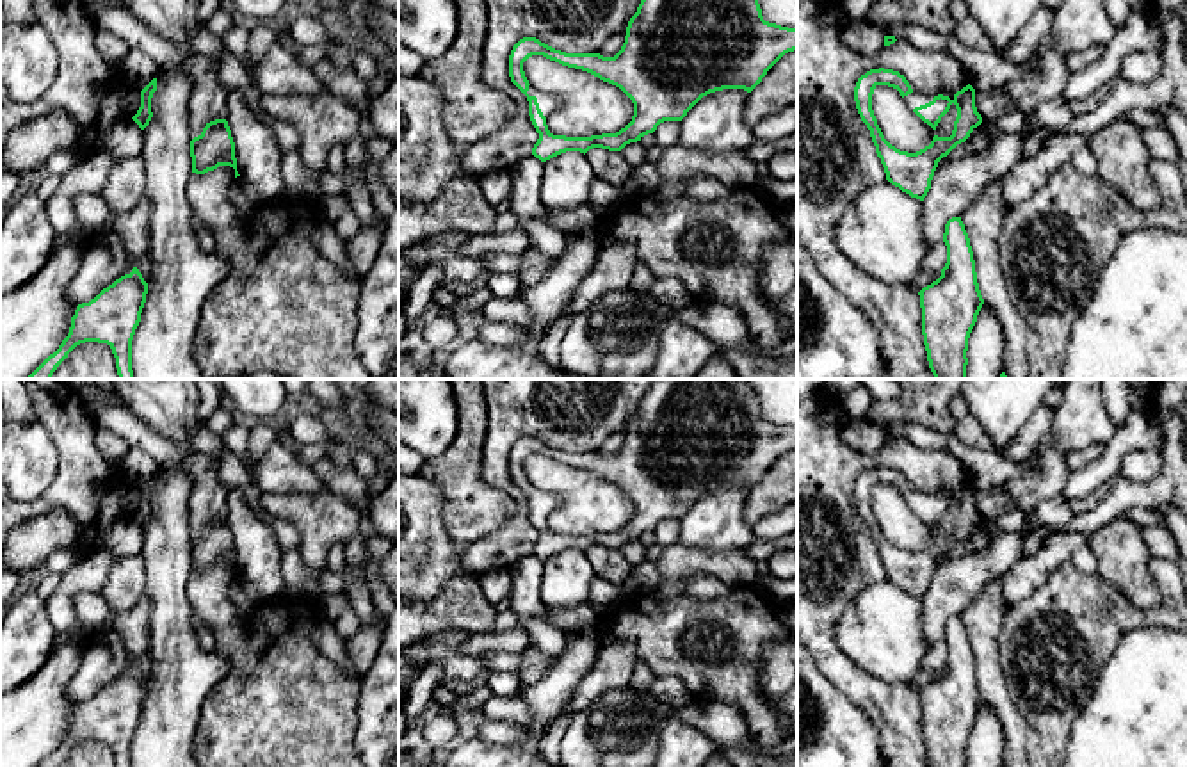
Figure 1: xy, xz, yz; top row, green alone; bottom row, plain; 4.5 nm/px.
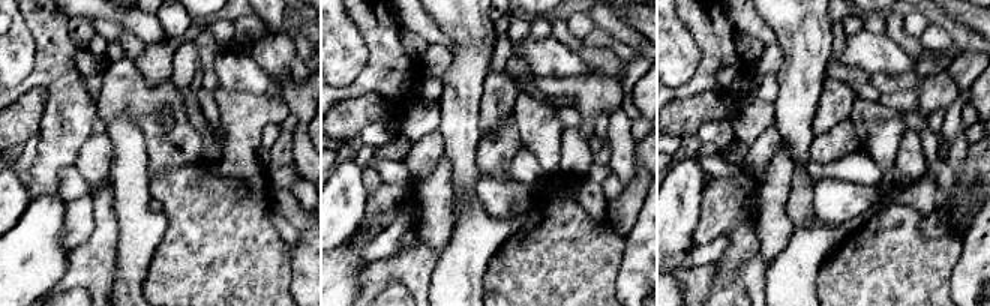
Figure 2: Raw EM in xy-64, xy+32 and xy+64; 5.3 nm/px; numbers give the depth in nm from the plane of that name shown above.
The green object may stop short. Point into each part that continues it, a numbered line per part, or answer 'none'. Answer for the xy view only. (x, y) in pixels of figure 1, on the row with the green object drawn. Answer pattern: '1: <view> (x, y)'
none

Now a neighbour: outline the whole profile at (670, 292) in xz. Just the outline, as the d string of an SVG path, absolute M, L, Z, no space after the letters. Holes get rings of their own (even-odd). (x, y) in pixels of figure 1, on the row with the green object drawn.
M657 278L650 287L651 301L674 311L685 310L696 303L694 295L673 278Z

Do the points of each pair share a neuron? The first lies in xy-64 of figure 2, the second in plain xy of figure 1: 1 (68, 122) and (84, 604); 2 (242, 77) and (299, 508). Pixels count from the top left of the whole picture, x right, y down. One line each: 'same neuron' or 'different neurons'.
1: different neurons
2: different neurons

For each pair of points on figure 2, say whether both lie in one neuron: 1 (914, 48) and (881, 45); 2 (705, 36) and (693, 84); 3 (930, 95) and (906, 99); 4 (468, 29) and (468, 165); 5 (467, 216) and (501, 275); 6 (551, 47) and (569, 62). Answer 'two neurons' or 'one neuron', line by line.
1: two neurons
2: one neuron
3: two neurons
4: one neuron
5: two neurons
6: one neuron

